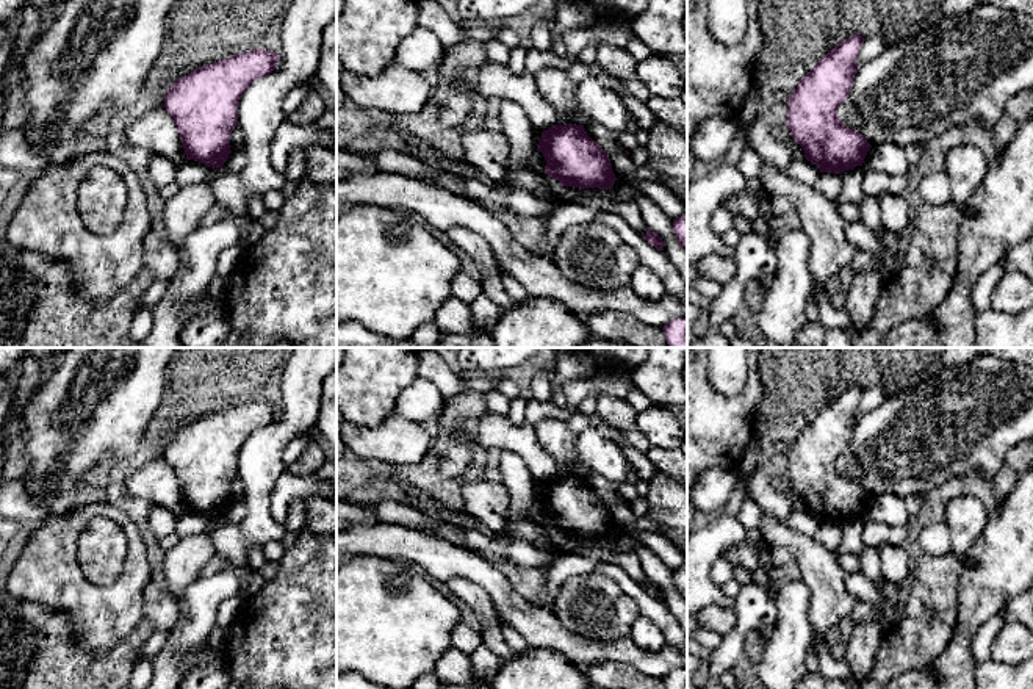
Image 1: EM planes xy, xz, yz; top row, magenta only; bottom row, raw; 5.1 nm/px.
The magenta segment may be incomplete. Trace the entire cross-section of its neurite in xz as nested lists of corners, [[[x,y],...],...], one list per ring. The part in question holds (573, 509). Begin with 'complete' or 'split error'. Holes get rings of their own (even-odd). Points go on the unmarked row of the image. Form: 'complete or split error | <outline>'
complete | [[[563,474],[543,481],[537,501],[546,510],[545,525],[562,537],[610,540],[617,531],[609,506],[587,485],[584,476]]]

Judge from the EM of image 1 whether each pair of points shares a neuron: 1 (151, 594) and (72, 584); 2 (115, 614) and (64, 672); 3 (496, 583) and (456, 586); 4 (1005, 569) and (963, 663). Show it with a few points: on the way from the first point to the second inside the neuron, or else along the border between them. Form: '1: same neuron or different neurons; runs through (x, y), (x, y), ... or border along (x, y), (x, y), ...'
1: different neurons; border along (149, 581), (144, 589), (143, 617)
2: different neurons; border along (66, 617), (74, 642), (89, 653), (119, 642)
3: different neurons; border along (446, 581), (467, 578), (479, 584), (496, 614)
4: same neuron; runs through (983, 592), (963, 639)

